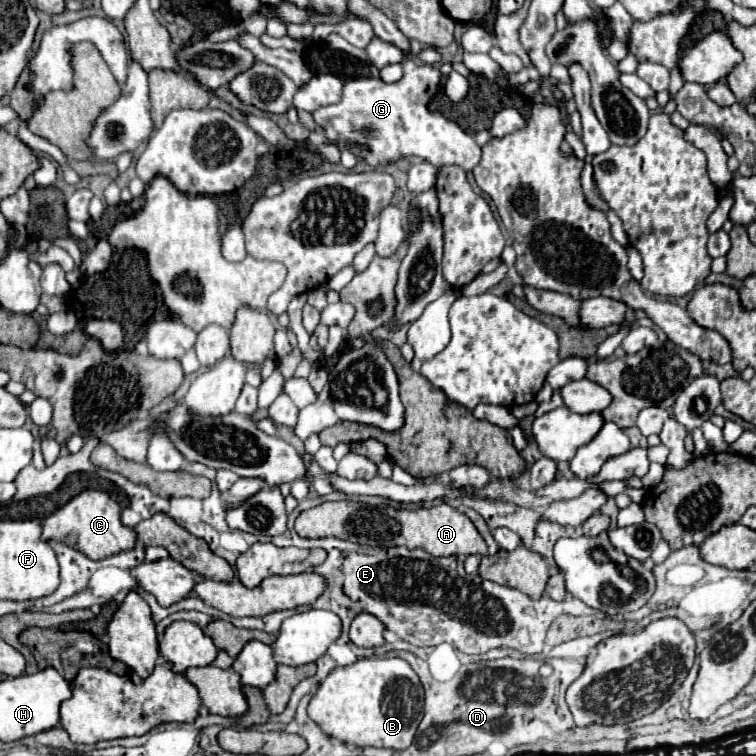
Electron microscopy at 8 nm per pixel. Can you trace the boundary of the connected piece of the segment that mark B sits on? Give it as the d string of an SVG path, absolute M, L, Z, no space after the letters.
M399 657L387 659L359 659L353 665L333 669L317 687L309 703L309 717L331 737L361 747L407 749L415 737L417 725L423 719L423 687L411 665Z

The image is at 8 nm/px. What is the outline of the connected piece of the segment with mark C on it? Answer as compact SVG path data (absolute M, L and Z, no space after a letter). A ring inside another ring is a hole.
M85 489L83 493L79 493L67 505L53 511L43 521L41 539L45 539L45 541L55 539L97 561L97 559L105 559L115 553L133 549L137 535L131 527L121 523L121 507L109 493L97 491L97 489Z

